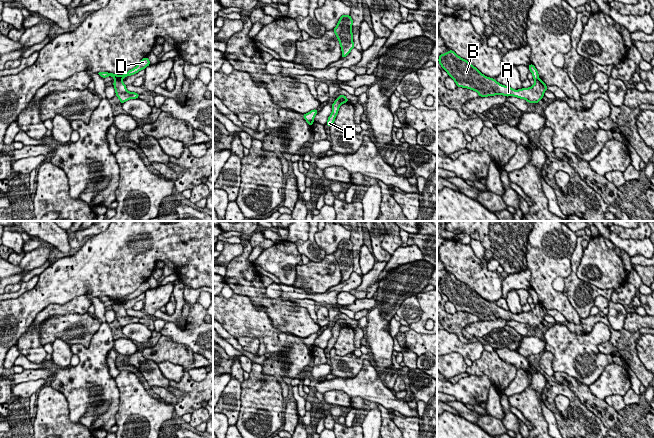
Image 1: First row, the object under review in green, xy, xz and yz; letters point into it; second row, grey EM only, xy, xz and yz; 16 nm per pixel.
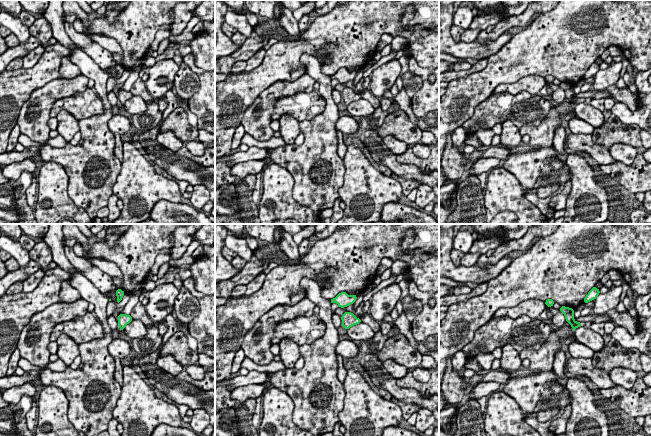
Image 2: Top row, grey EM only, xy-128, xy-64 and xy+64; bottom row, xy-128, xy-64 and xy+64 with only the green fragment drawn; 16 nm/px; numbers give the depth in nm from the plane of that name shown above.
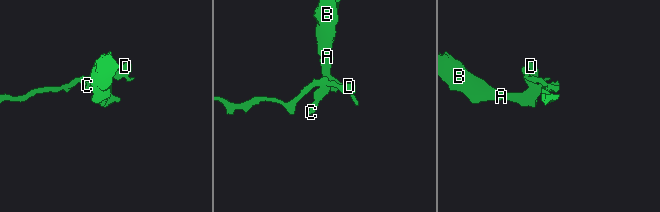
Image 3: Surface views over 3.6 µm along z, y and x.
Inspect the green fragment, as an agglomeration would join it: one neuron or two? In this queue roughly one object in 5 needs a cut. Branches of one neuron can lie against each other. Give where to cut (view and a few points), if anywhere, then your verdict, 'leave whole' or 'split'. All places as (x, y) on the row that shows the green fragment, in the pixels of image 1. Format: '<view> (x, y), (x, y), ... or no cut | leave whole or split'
no cut | leave whole

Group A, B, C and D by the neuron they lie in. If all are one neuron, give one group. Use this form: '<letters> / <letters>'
A B C D

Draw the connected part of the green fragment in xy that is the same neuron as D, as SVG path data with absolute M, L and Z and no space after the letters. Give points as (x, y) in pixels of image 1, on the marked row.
M145 57L138 63L138 65L135 68L133 68L132 70L129 70L124 75L116 75L116 74L108 73L108 72L99 72L98 74L102 78L106 78L108 76L112 76L114 78L113 85L115 88L116 96L119 98L119 100L122 104L127 100L130 100L132 98L137 99L139 97L138 93L129 92L126 89L126 85L124 84L122 79L124 77L131 76L131 75L138 73L139 71L141 71L142 69L145 69L149 65L150 65L150 61L147 57Z

